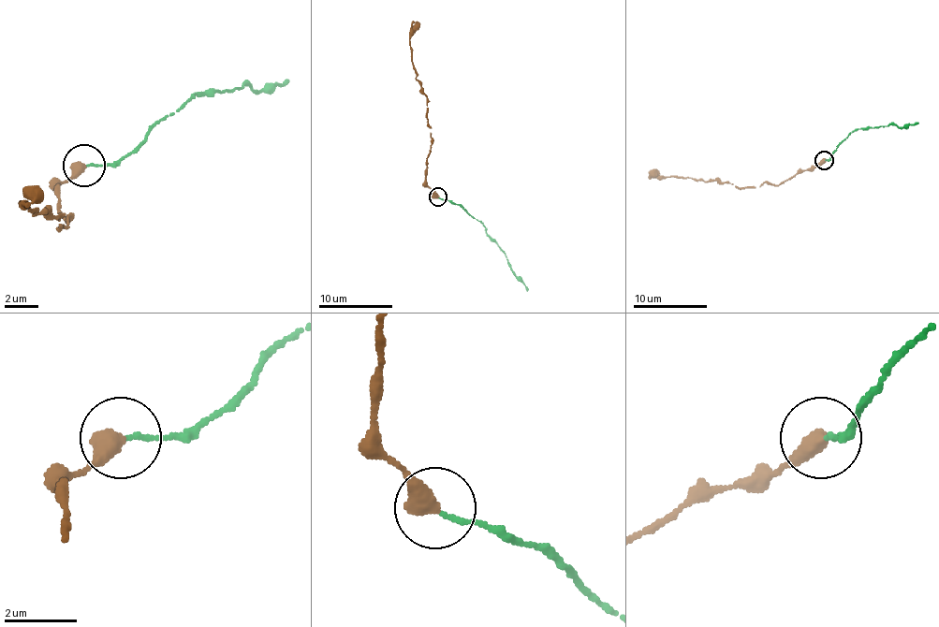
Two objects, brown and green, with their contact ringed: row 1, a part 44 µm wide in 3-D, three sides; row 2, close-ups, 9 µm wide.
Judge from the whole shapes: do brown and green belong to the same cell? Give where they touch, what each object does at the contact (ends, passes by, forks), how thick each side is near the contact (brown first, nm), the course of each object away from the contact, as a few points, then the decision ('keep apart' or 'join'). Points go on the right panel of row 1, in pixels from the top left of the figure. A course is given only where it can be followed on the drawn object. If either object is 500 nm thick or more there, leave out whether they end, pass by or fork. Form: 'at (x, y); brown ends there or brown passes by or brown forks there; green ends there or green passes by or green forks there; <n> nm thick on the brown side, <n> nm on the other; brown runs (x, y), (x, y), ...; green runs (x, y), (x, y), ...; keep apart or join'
at (824, 160); 500 nm thick on the brown side, 130 nm on the other; brown runs (825, 159), (812, 170), (799, 170), (777, 185), (766, 183), (760, 187), (736, 187), (648, 172); green runs (825, 159), (828, 159), (852, 132), (861, 128), (918, 123); join

